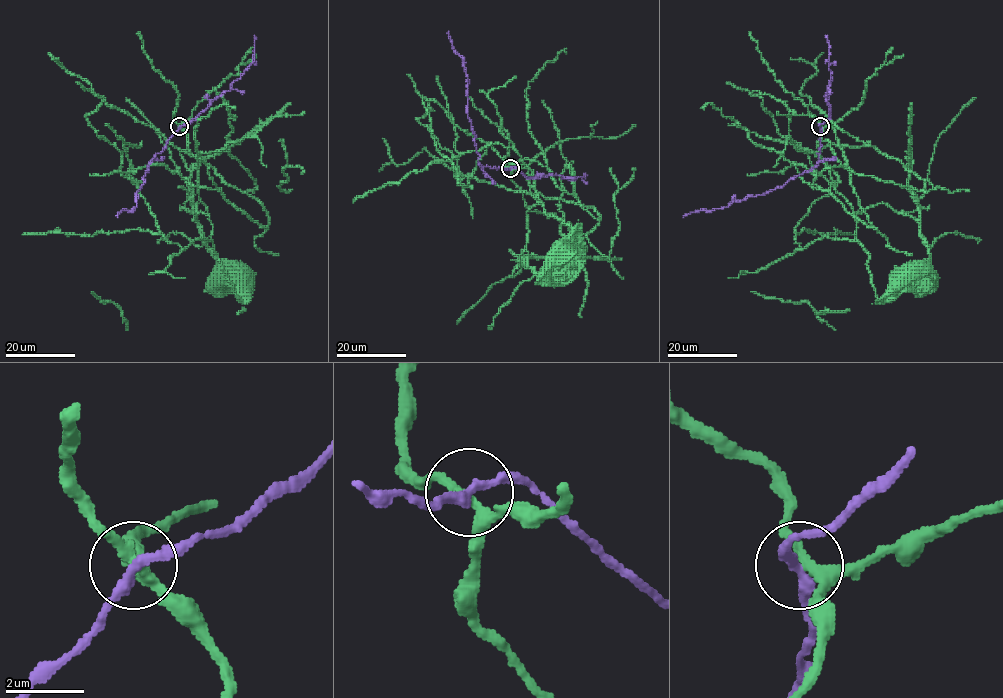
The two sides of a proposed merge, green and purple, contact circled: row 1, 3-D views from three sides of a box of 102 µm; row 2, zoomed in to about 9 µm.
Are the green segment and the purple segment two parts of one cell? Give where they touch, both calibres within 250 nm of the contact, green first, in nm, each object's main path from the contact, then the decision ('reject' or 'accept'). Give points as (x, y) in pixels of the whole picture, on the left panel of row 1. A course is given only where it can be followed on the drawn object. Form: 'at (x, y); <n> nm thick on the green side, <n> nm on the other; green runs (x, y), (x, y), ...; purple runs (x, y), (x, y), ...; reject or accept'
at (179, 126); 240 nm thick on the green side, 240 nm on the other; green runs (179, 127), (196, 159), (197, 192), (212, 225), (214, 250), (232, 290), (242, 299), (240, 269), (238, 276); purple runs (179, 127), (148, 166), (143, 178), (145, 182), (135, 193), (136, 205), (132, 210), (123, 210), (117, 217); reject

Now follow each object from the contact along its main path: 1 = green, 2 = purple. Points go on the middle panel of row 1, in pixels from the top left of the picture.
1: (510, 168), (527, 168), (530, 193), (545, 213), (573, 228), (573, 243), (569, 245)
2: (510, 168), (479, 163), (476, 135), (466, 112), (463, 59), (452, 46), (448, 32)

